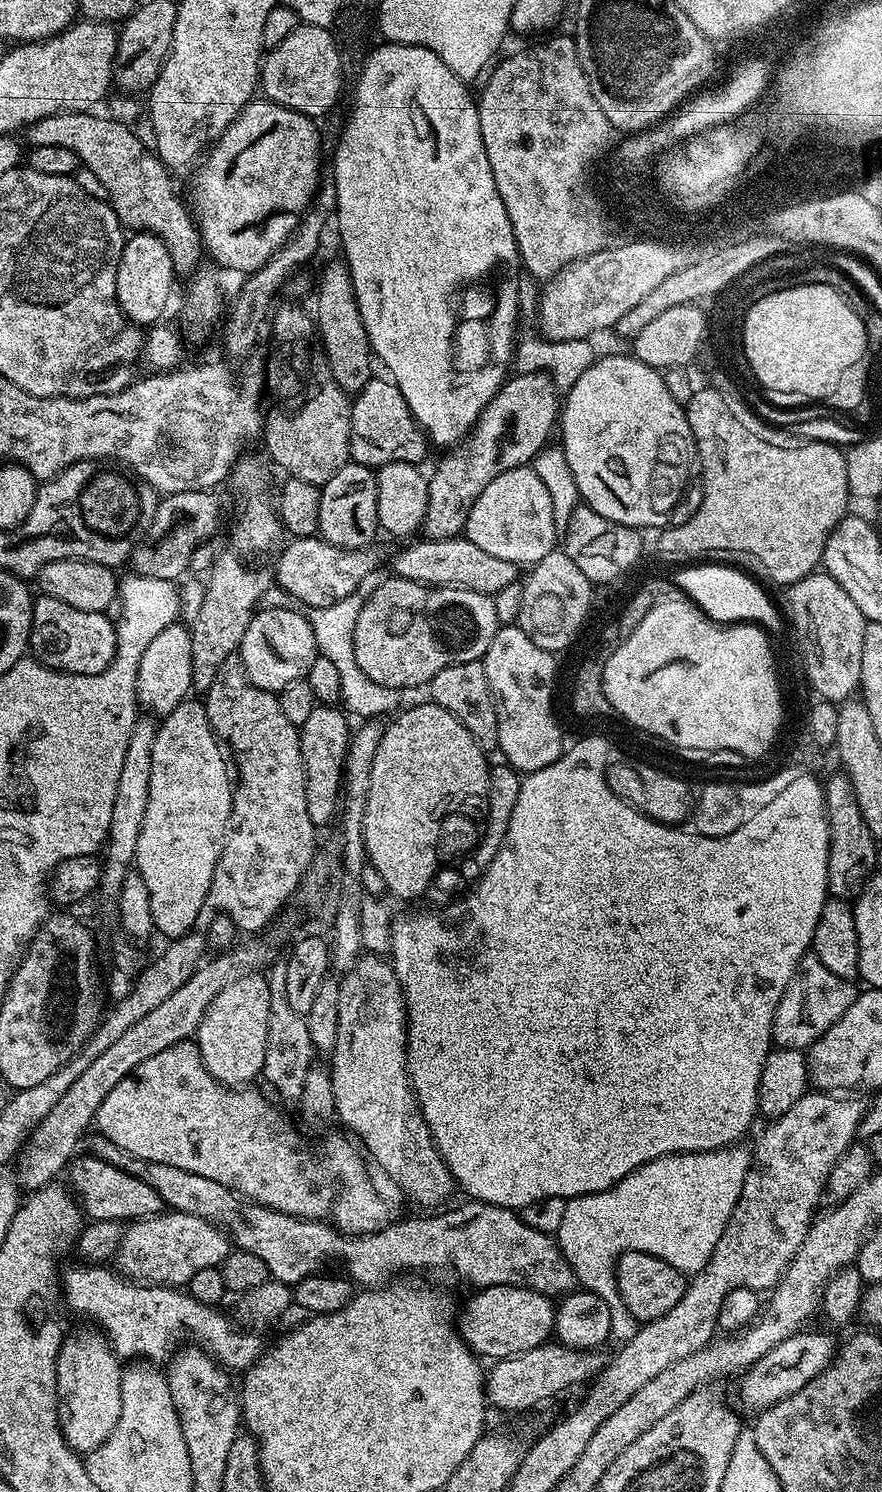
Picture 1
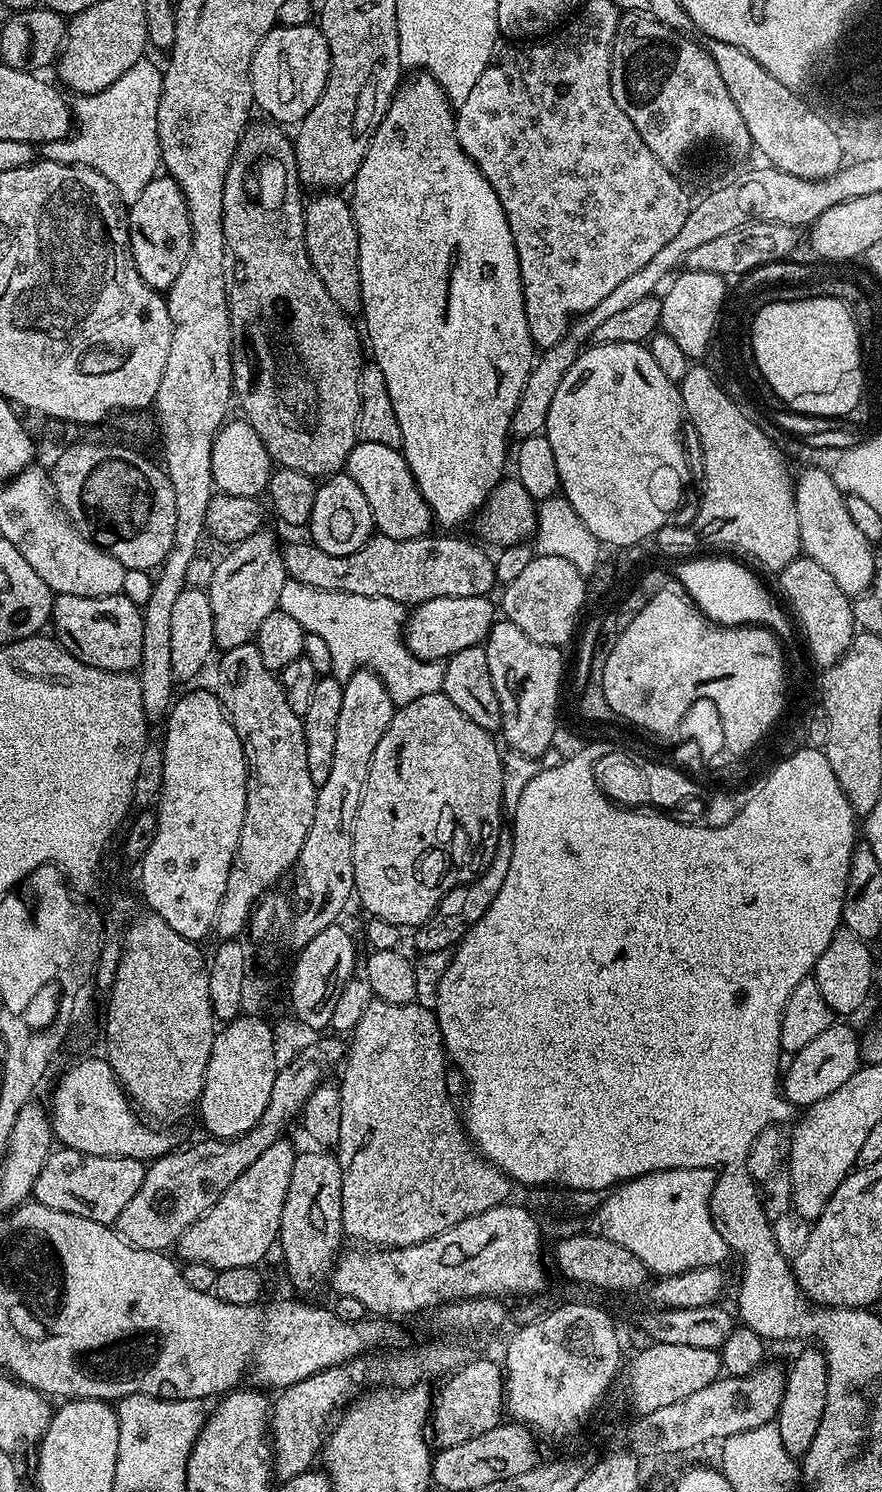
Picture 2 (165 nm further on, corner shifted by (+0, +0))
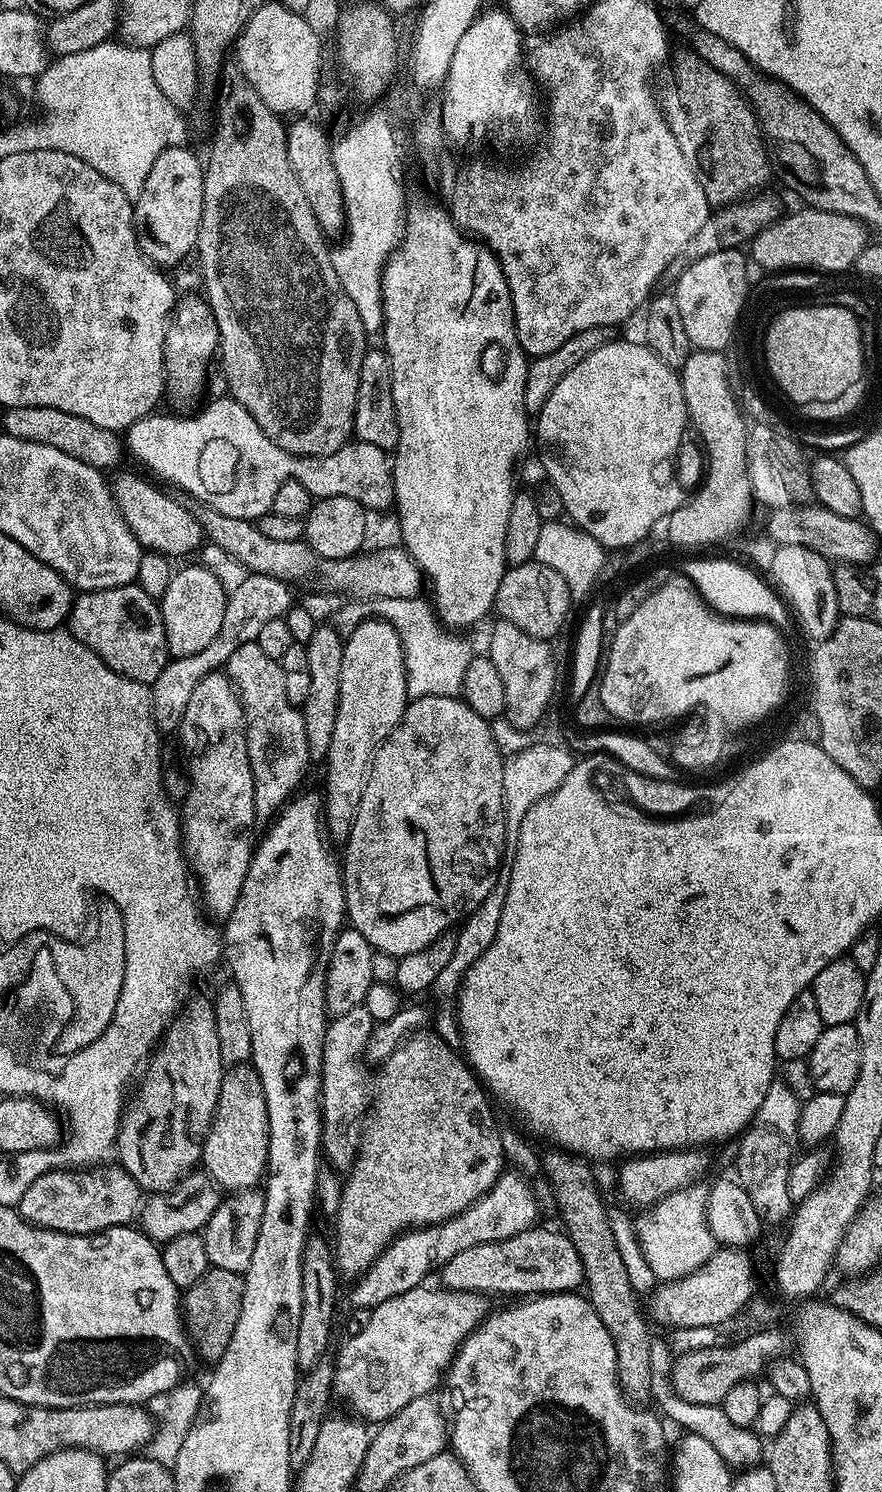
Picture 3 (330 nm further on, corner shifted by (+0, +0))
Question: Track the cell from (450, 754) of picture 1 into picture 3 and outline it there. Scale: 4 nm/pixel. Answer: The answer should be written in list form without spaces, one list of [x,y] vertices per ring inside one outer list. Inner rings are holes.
[[[427,696],[409,703],[402,714],[398,726],[376,749],[372,766],[368,770],[366,790],[362,794],[362,802],[358,802],[358,810],[354,818],[354,826],[343,845],[342,875],[344,878],[344,910],[346,920],[356,929],[366,942],[370,942],[373,950],[385,952],[394,957],[418,954],[418,950],[426,950],[439,936],[449,931],[451,924],[459,925],[472,911],[494,890],[494,882],[498,878],[500,860],[504,857],[504,799],[502,798],[502,770],[505,757],[498,750],[492,737],[492,726],[483,720],[463,699],[454,696]]]

